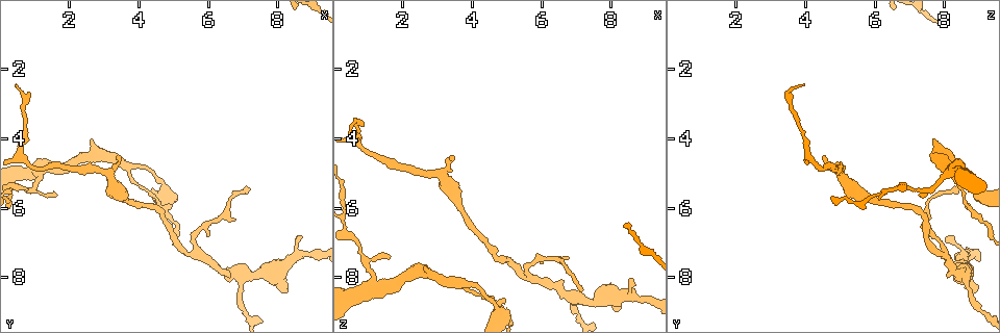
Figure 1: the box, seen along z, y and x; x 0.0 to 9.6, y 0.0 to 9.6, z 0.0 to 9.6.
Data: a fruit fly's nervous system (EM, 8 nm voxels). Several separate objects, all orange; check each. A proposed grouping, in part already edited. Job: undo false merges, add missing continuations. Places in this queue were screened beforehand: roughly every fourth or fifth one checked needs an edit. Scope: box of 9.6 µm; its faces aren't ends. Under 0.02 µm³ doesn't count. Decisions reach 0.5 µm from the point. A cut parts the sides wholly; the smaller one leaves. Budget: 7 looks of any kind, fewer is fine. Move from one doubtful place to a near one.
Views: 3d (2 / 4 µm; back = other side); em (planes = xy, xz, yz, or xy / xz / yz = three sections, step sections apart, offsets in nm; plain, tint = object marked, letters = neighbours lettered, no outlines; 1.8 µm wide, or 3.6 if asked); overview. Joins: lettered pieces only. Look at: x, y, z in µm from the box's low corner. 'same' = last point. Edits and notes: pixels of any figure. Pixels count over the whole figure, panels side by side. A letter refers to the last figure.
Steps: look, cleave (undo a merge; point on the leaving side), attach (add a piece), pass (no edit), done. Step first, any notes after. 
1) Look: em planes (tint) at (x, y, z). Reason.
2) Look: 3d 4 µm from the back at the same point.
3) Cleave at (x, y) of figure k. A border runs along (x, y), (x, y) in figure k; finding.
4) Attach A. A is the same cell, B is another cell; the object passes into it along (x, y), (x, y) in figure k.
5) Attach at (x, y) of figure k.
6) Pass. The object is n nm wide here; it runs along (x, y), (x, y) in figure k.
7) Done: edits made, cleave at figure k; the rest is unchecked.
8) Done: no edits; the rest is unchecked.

Look: 3d 4 µm from the back at (1.65, 5.65, 7.40).

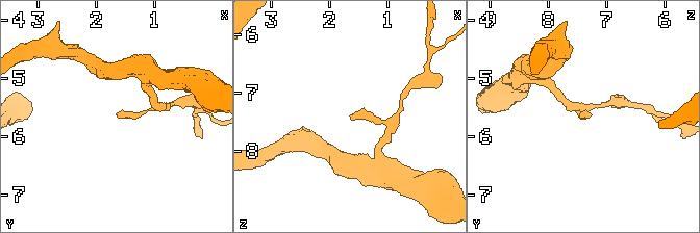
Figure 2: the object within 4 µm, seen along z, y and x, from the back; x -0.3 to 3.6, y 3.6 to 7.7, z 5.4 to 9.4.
Look: em planes (tint) at (1.65, 5.60, 7.40). Shape alone is not enough.

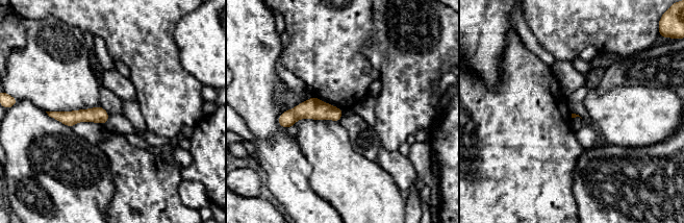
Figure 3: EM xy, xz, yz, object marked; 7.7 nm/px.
Look: em planes (letters) at the same point. See the neighbours.

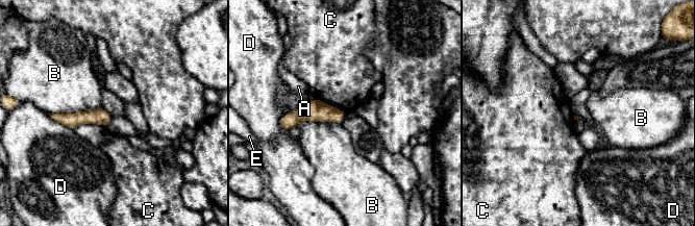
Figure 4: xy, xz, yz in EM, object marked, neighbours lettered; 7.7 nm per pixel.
Pass. A, B, C, D and E are other cells; it runs along (342, 114), (300, 114), (282, 121) in figure 4; no lettered piece goes on from it.

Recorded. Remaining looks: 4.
Look: em planes (tint) at (3.65, 4.80, 8.15). Arms run side by side.

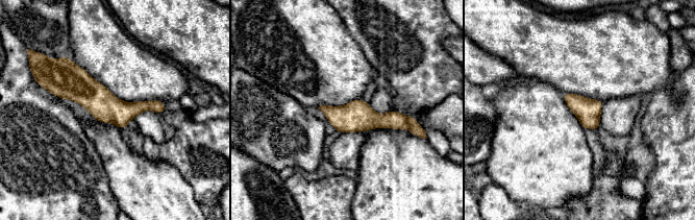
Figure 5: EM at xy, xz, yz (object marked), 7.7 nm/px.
Look: em planes (letters) at the same point. What lies round it.

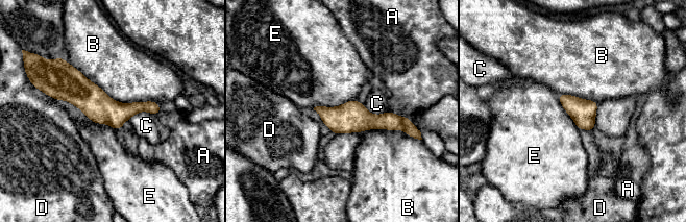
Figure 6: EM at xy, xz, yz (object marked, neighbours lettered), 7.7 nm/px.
Cleave at (409, 127) of figure 6. A, B, C, D and E are other cells; a border runs along (403, 121), (401, 128) in figure 6; two cells meet here.

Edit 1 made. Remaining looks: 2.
Look: 3d 2 µm at (8.30, 8.40, 8.90). Free end.

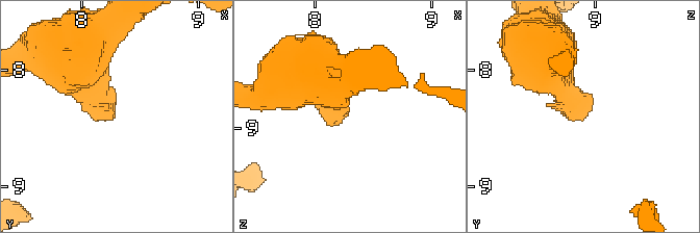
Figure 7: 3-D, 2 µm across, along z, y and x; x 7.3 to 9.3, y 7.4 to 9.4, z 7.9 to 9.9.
Look: em yz step 8 (letters) at (8.22, 8.44, 8.90).

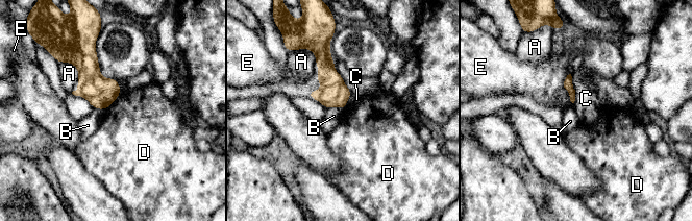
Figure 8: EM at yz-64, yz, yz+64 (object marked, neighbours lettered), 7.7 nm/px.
Pass. A, B, C, D and E are other cells; no lettered piece goes on from it.

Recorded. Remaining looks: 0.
Done: edits made, cleave at figure 6; the rest is unchecked.

